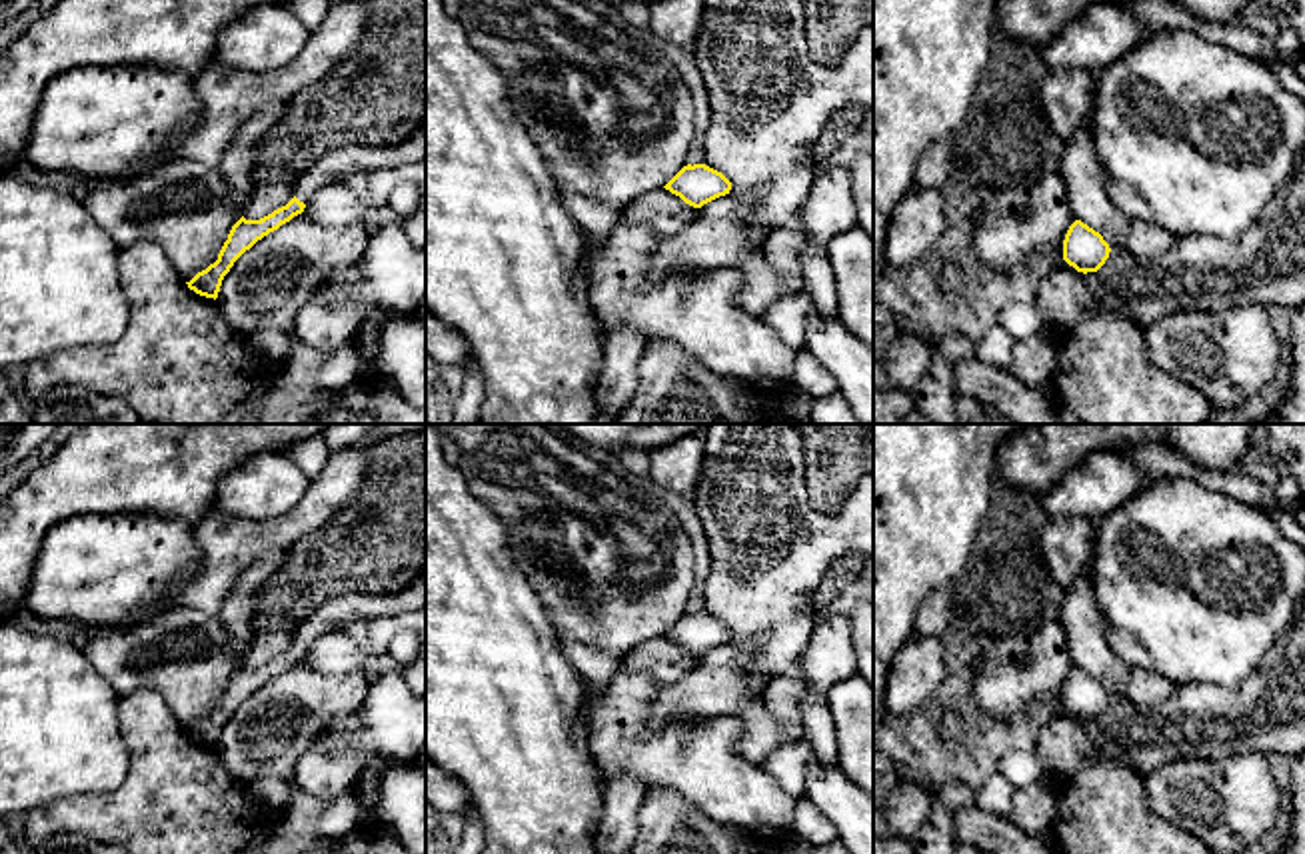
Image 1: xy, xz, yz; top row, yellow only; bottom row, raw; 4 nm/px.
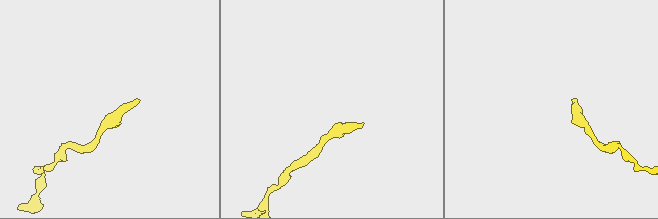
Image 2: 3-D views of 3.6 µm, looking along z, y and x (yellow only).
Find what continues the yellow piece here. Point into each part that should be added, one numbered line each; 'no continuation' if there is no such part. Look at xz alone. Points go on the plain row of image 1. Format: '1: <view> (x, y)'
no continuation

